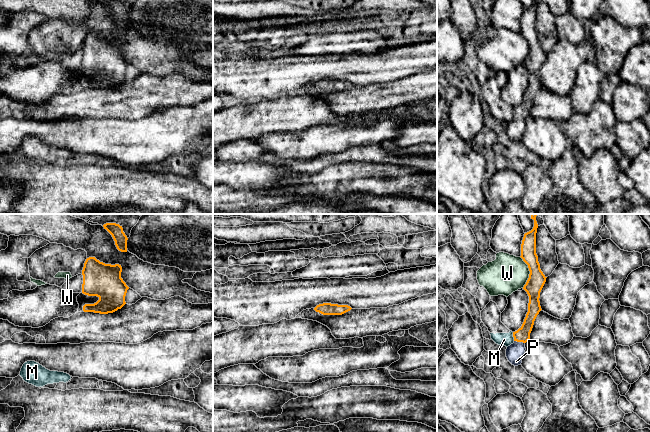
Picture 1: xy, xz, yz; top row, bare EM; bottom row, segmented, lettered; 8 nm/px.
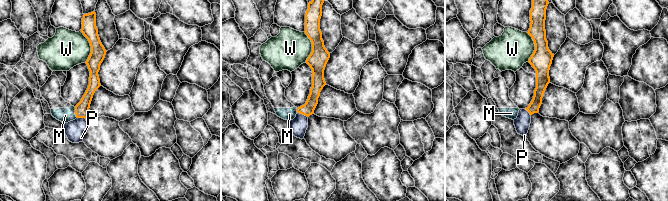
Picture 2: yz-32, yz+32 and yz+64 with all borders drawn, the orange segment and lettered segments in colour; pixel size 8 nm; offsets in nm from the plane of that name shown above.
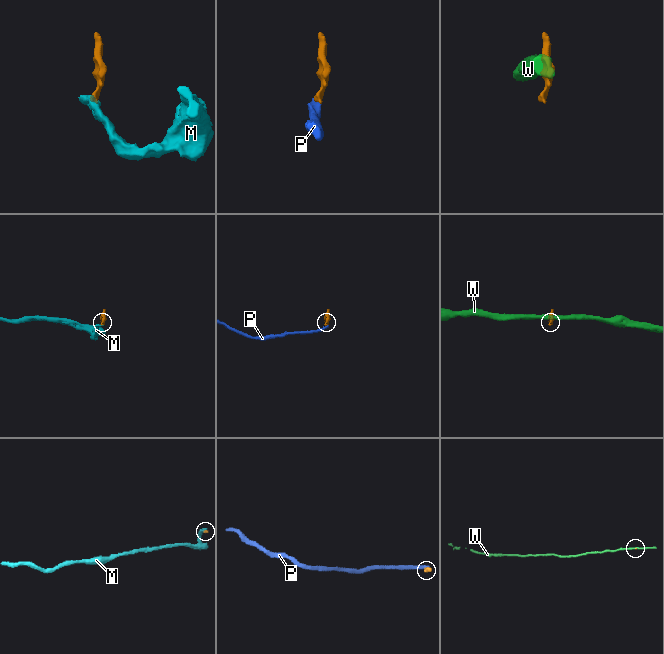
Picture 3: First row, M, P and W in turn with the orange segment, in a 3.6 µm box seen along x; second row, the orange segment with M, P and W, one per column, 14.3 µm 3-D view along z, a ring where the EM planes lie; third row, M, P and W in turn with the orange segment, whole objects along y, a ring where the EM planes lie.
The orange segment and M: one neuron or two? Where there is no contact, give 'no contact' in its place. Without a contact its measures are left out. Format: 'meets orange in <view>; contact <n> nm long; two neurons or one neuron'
meets orange in yz; contact 70 nm long; two neurons

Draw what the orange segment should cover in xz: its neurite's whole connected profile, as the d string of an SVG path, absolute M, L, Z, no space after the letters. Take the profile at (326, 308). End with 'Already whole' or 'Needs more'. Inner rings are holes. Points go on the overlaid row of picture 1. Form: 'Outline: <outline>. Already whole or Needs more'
Outline: M323 303L317 305L314 310L319 312L323 315L342 315L352 308L348 305L338 305L338 304L331 304L331 303Z. Already whole

